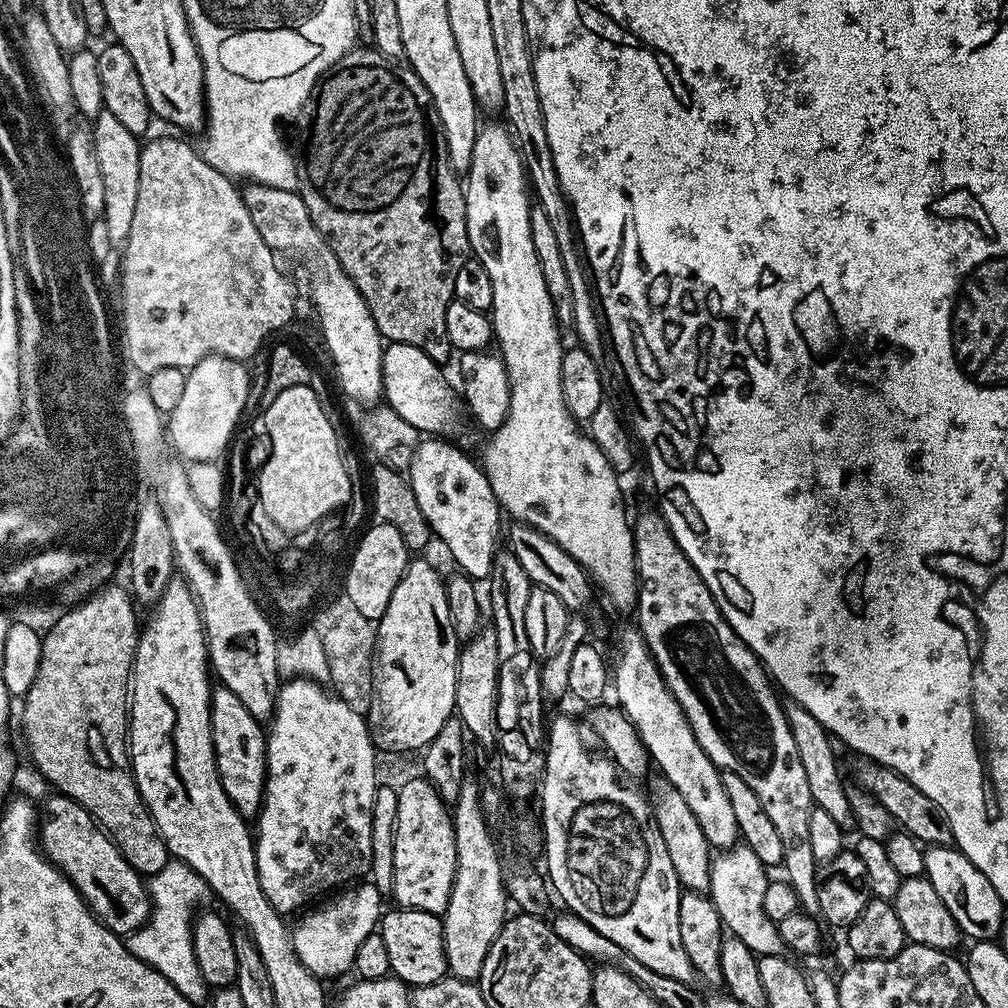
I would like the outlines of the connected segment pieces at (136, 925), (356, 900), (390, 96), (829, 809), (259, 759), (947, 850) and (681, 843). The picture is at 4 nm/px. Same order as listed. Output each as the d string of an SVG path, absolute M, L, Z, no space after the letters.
M51 795L38 808L38 847L44 859L68 877L93 916L110 931L121 938L138 931L152 911L145 877L128 865L116 843L81 804L69 796Z
M360 882L337 891L331 898L316 906L321 908L313 907L305 911L299 917L301 920L297 922L296 928L294 924L290 932L292 946L302 966L306 966L306 970L321 978L340 976L347 968L349 971L355 965L358 946L366 942L371 932L377 931L382 915L380 903L382 897L375 884Z
M354 46L338 62L334 62L318 77L312 91L308 93L306 113L308 121L300 132L300 153L295 153L296 188L302 202L306 202L306 210L314 222L314 226L324 235L324 241L330 246L334 258L342 266L342 270L354 282L358 294L366 302L374 322L378 326L381 337L393 344L418 346L435 364L444 366L454 349L446 334L446 310L452 305L456 291L454 278L458 278L458 270L470 259L468 247L468 219L466 218L465 185L461 177L452 168L446 150L446 138L436 113L434 102L426 90L426 86L418 78L418 74L407 63L384 57L372 46Z
M785 699L783 706L786 722L794 734L794 746L798 746L798 758L802 758L802 766L806 769L806 783L810 786L813 805L830 814L843 830L851 829L854 823L844 789L846 780L840 777L840 768L836 765L833 737L820 725L818 718L814 718L814 714L810 714L810 710L803 708L796 700Z
M213 687L212 745L216 755L218 778L232 805L245 818L255 817L260 811L260 805L264 803L264 777L268 775L264 757L265 743L266 732L261 721L252 717L250 710L246 710L246 706L242 706L242 702L234 698L229 688Z
M931 845L923 853L924 876L952 914L961 933L973 941L997 939L1001 926L1006 922L1006 906L990 880L954 846Z
M656 778L650 792L650 807L658 830L666 842L666 850L670 854L670 862L674 865L674 874L678 874L681 889L690 892L707 893L710 886L710 870L714 849L709 844L706 834L702 834L702 826L698 826L698 818L690 806L686 806L682 794L674 790L670 781Z

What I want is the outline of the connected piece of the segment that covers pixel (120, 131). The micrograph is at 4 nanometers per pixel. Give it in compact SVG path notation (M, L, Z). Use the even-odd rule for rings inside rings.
M101 110L91 121L94 151L98 154L98 167L102 173L102 186L106 193L104 215L109 242L112 246L122 246L128 241L130 225L134 222L134 206L138 206L138 170L140 169L141 141L114 114Z

